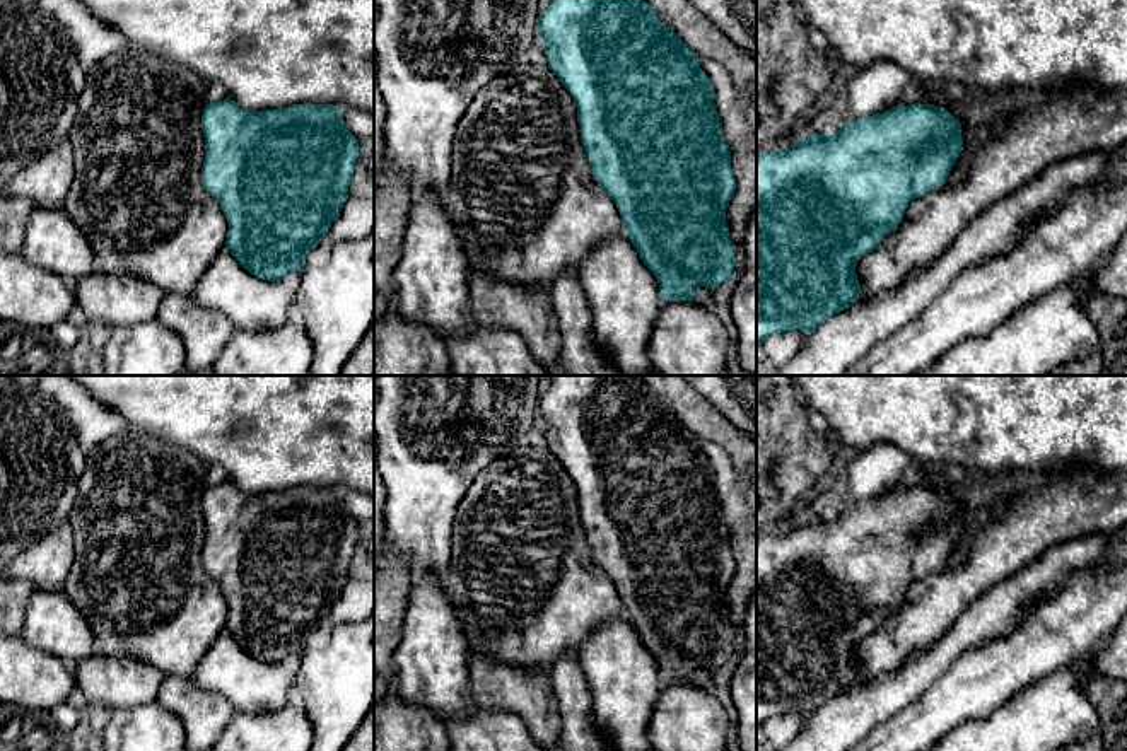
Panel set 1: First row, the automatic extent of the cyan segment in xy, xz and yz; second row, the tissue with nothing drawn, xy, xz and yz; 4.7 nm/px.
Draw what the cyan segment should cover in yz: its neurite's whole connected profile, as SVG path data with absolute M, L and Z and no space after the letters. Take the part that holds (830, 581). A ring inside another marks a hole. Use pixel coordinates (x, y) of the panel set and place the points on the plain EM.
M915 485L847 504L840 512L832 515L825 514L815 515L808 521L799 521L789 533L763 533L756 536L756 727L762 727L772 717L791 712L799 712L808 719L828 700L854 686L861 676L855 645L864 637L874 633L890 614L896 613L912 582L946 565L949 553L961 533L963 521L960 502L944 490Z

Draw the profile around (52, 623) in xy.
M34 589L19 635L27 645L61 659L70 667L96 654L87 620L63 591Z

